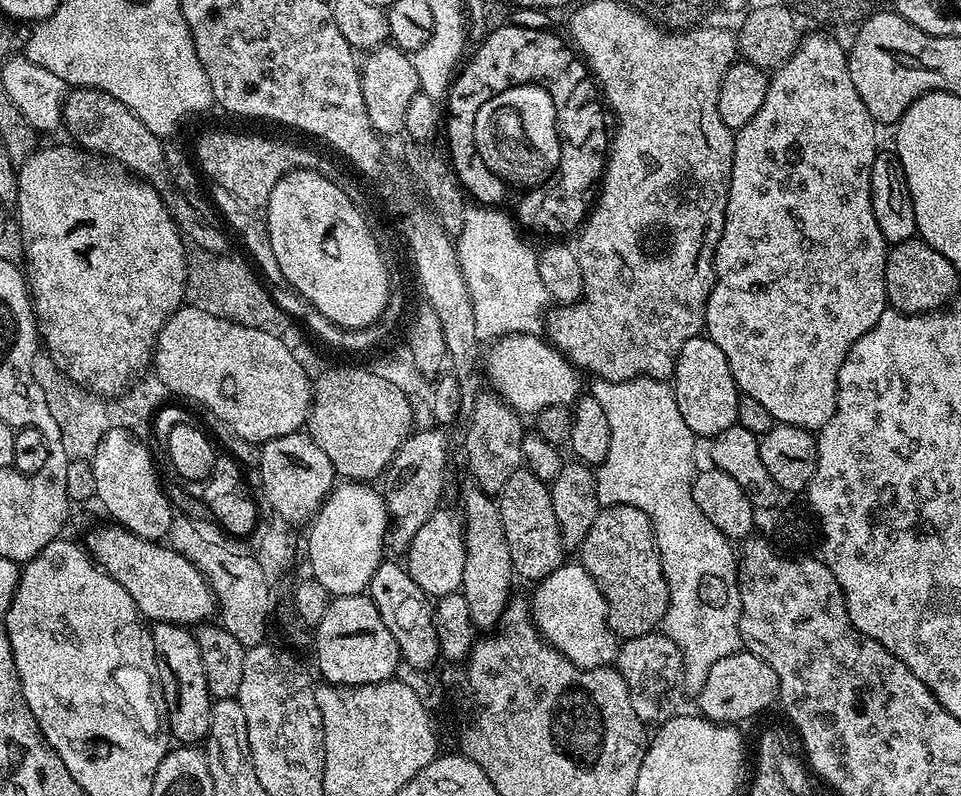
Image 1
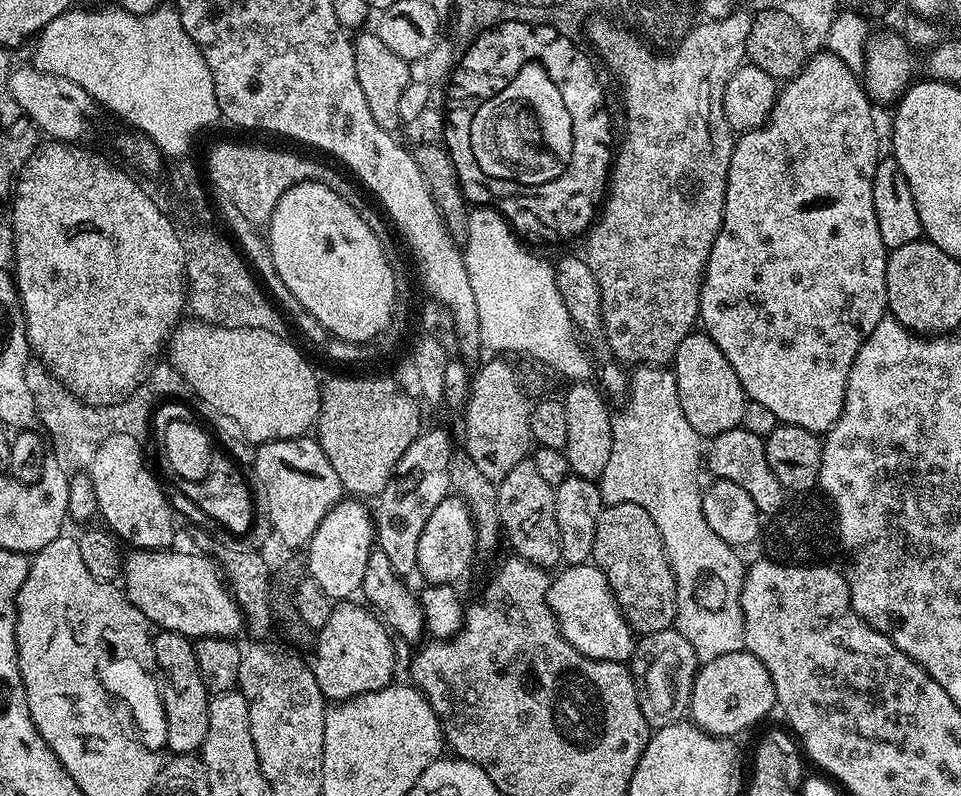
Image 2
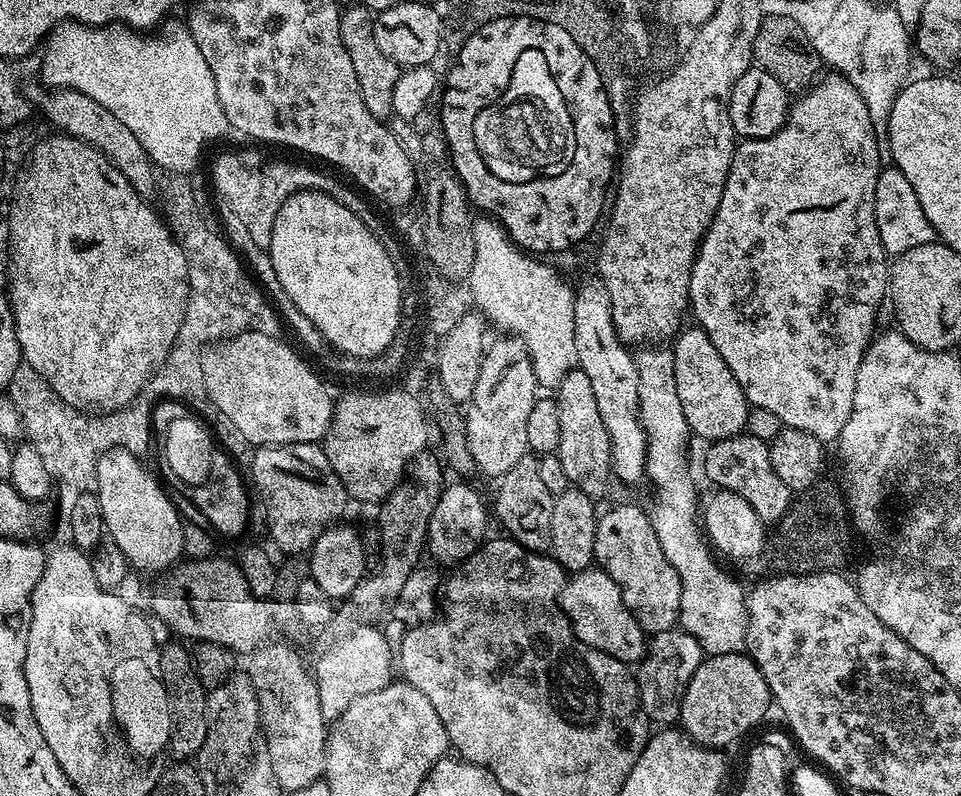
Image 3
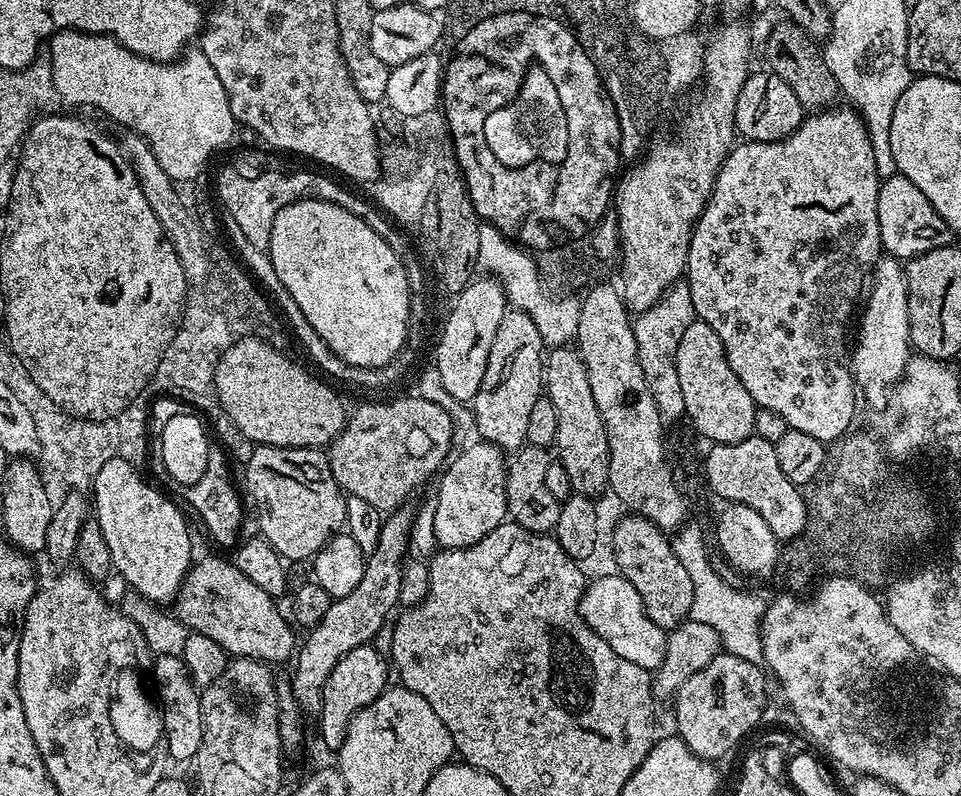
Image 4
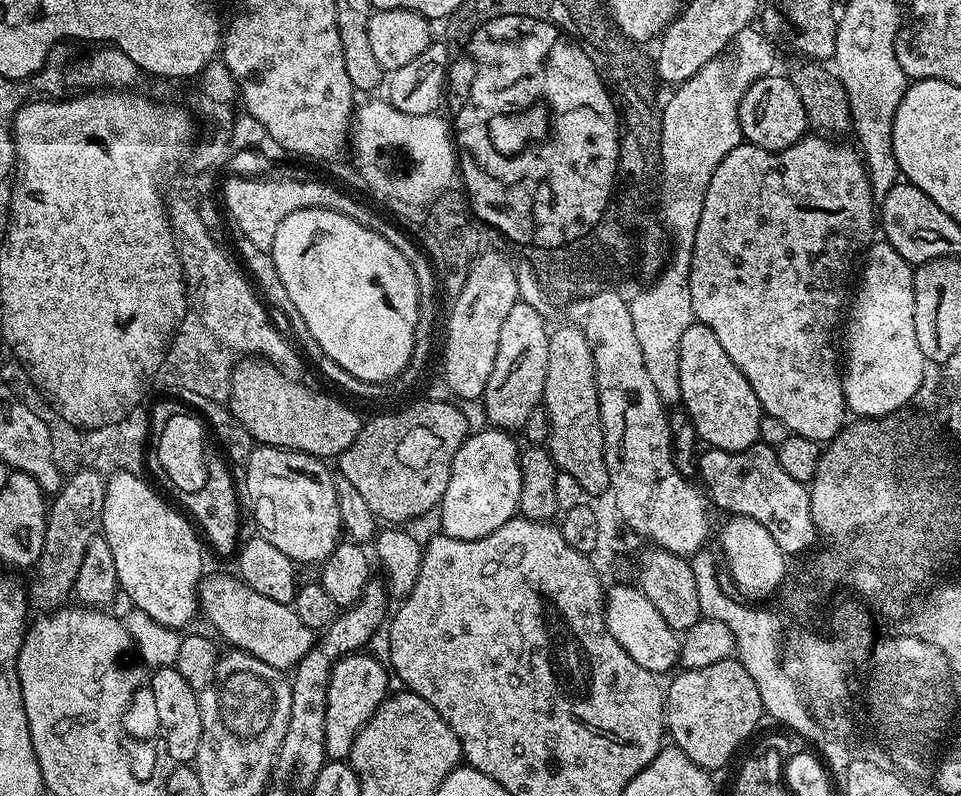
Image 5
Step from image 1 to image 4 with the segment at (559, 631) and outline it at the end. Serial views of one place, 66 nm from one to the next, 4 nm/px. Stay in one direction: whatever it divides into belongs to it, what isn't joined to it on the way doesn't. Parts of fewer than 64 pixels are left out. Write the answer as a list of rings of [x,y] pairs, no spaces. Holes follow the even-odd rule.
[[[600,576],[596,581],[589,583],[580,599],[580,613],[585,622],[626,662],[634,662],[638,666],[649,670],[659,668],[660,663],[668,653],[668,632],[660,628],[646,614],[642,606],[642,598],[638,590],[634,590],[632,583],[626,577]]]

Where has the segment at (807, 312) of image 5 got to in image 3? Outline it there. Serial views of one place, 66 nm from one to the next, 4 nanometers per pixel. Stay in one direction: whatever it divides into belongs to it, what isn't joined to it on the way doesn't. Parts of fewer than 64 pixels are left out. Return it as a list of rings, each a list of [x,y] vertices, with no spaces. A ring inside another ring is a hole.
[[[841,74],[828,75],[821,75],[811,88],[795,97],[788,109],[786,122],[775,134],[761,140],[745,139],[737,143],[726,186],[722,190],[722,202],[718,202],[708,233],[696,251],[688,303],[691,315],[696,315],[695,323],[708,335],[710,342],[714,342],[718,354],[722,354],[726,366],[730,366],[730,374],[738,378],[738,386],[742,386],[751,407],[778,414],[785,428],[806,430],[822,441],[836,442],[842,434],[842,426],[846,426],[846,418],[850,418],[850,410],[854,410],[854,382],[858,382],[858,366],[877,331],[876,315],[880,312],[880,303],[885,303],[889,295],[890,257],[884,251],[882,238],[878,238],[878,222],[874,214],[874,190],[878,190],[878,174],[882,167],[882,144],[876,141],[878,129],[871,122],[870,111],[862,95],[847,78]]]

